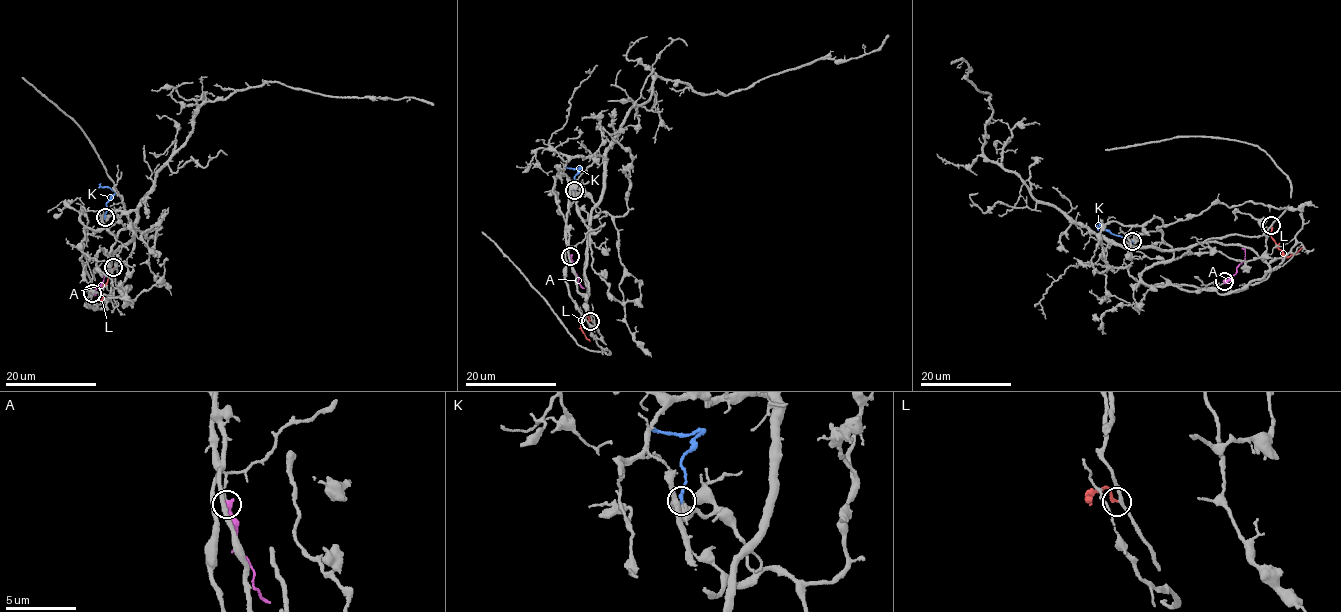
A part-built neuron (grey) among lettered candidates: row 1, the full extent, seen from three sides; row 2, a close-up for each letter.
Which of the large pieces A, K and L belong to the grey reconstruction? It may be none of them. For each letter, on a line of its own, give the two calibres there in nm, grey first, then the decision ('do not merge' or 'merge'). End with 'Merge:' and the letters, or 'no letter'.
A: 180/550 nm | do not merge
K: 400/260 nm | do not merge
L: 240/190 nm | do not merge
Merge: no letter

